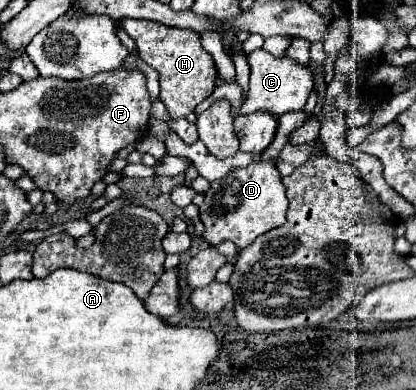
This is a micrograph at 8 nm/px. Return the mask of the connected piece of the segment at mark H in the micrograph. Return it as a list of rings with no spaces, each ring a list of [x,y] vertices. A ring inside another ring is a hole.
[[[121,19],[117,21],[117,27],[135,41],[139,57],[159,73],[159,99],[165,103],[171,117],[189,115],[203,99],[213,93],[217,83],[217,69],[213,57],[201,47],[199,33],[145,19]]]

